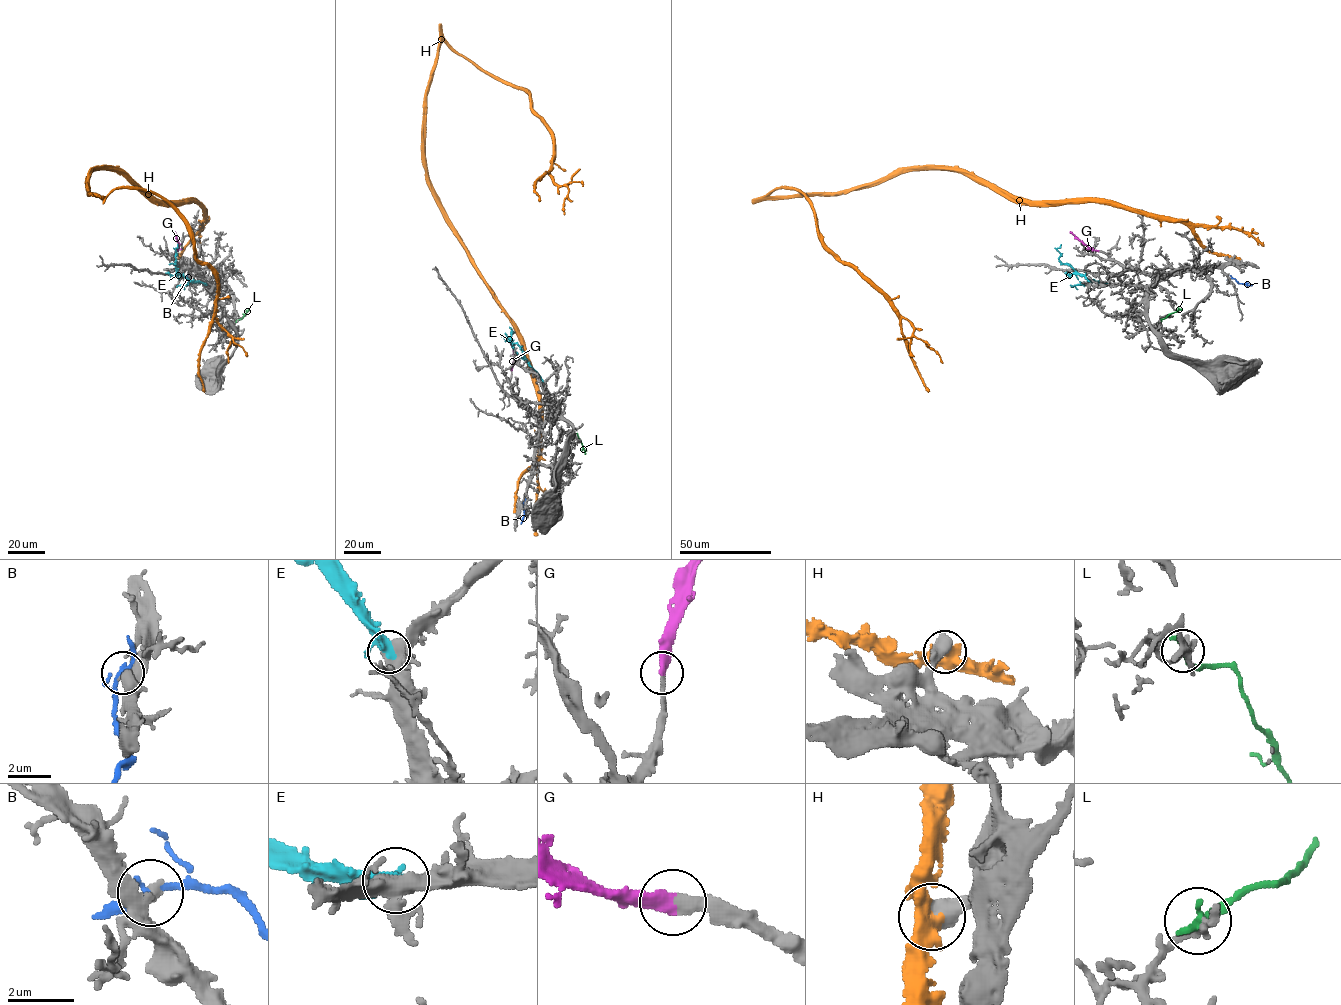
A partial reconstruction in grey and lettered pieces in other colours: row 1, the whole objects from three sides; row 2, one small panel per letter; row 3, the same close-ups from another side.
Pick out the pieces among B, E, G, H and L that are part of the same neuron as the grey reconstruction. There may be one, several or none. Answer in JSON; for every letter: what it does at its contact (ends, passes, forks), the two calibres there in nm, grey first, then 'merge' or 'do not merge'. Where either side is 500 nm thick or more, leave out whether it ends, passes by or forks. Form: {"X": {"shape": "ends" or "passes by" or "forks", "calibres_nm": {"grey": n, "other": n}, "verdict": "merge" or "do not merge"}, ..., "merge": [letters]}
{"B": {"shape": "passes by", "calibres_nm": {"grey": 200, "other": 220}, "verdict": "do not merge"}, "E": {"shape": "passes by", "calibres_nm": {"grey": 320, "other": 340}, "verdict": "merge"}, "G": {"shape": "ends", "calibres_nm": {"grey": 280, "other": 360}, "verdict": "merge"}, "H": {"calibres_nm": {"grey": 700, "other": 440}, "verdict": "do not merge"}, "L": {"shape": "ends", "calibres_nm": {"grey": 340, "other": 280}, "verdict": "do not merge"}, "merge": ["E", "G"]}

